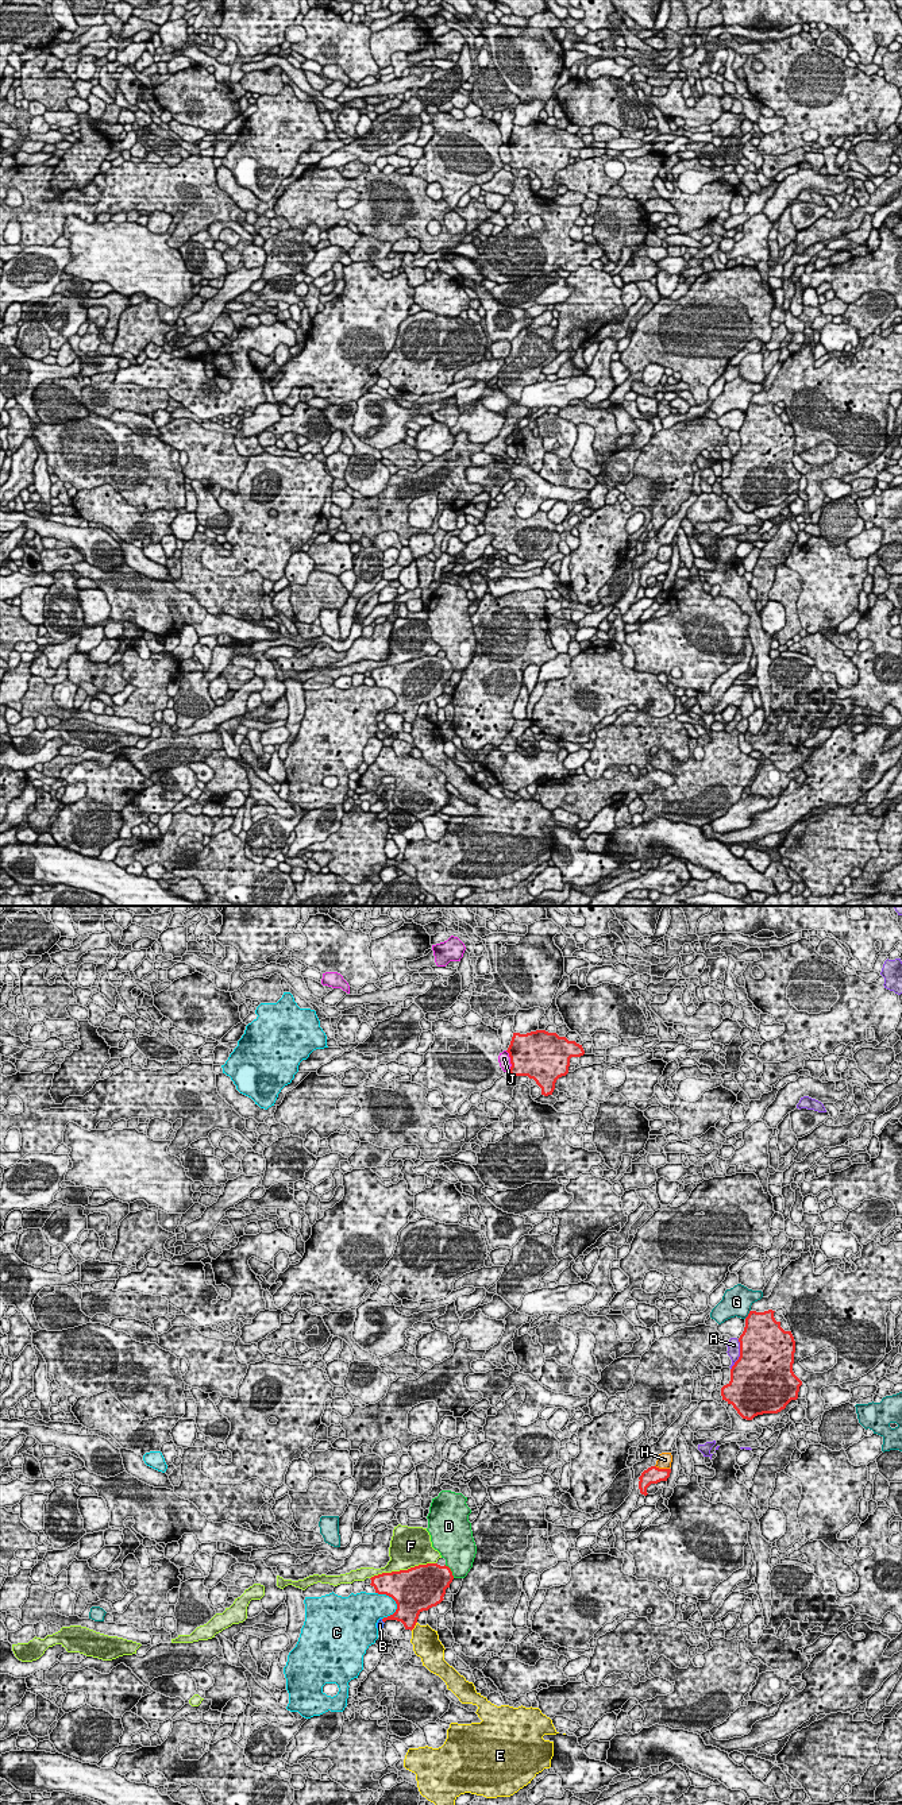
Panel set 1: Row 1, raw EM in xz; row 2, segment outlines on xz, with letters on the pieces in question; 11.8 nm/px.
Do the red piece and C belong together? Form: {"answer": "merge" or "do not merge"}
{"answer": "do not merge"}

